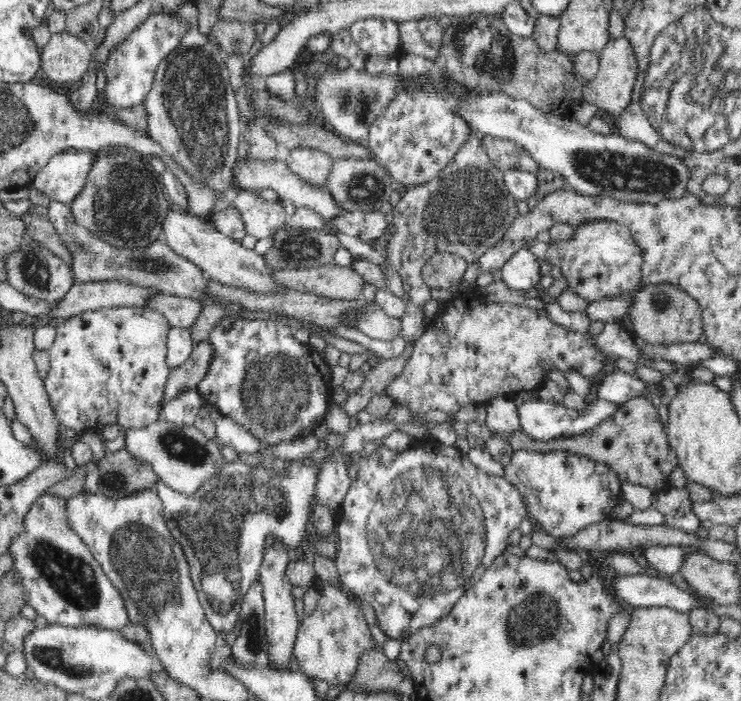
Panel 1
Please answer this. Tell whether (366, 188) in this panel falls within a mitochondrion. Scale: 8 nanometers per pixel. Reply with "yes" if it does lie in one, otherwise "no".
yes

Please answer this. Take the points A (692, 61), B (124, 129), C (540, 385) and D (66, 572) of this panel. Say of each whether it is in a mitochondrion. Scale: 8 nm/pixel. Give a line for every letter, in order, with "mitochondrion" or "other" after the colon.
A: mitochondrion
B: other
C: other
D: mitochondrion

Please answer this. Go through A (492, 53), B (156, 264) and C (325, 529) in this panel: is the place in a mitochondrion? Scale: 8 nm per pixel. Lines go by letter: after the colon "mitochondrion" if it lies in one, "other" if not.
A: mitochondrion
B: mitochondrion
C: other

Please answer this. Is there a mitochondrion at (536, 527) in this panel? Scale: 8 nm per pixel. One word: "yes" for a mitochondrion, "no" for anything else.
no

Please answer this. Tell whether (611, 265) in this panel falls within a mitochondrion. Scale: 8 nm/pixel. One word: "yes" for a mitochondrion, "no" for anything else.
no

